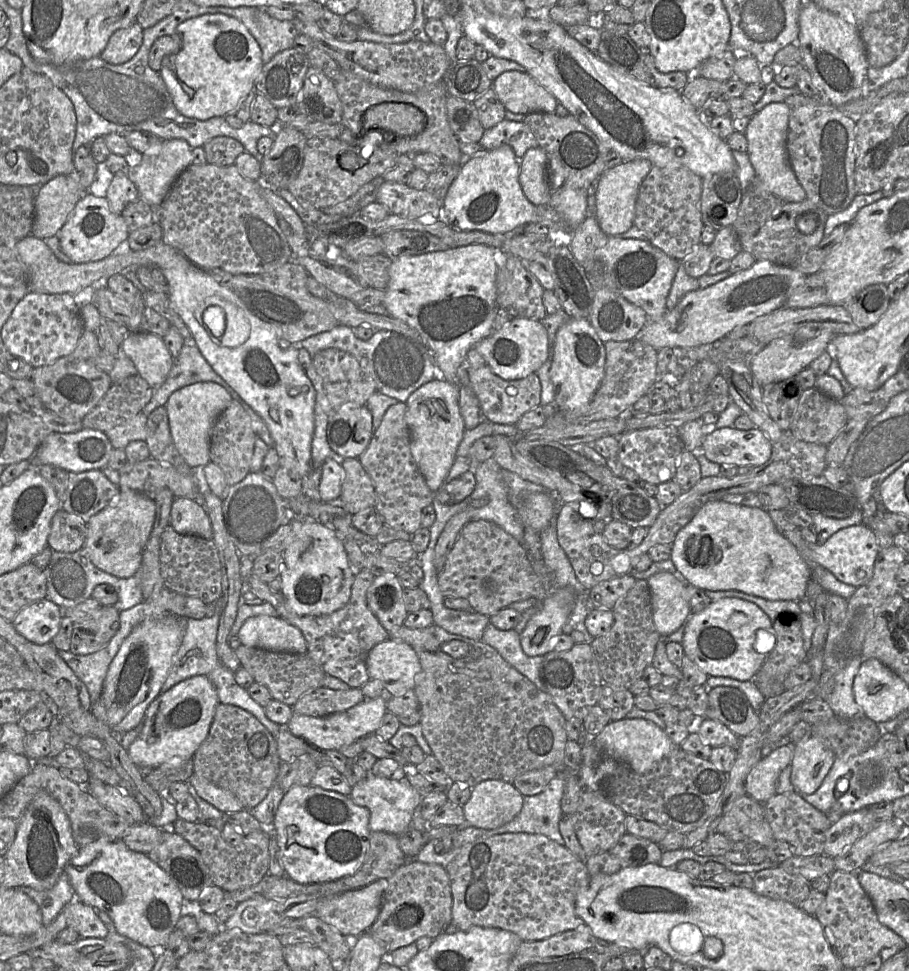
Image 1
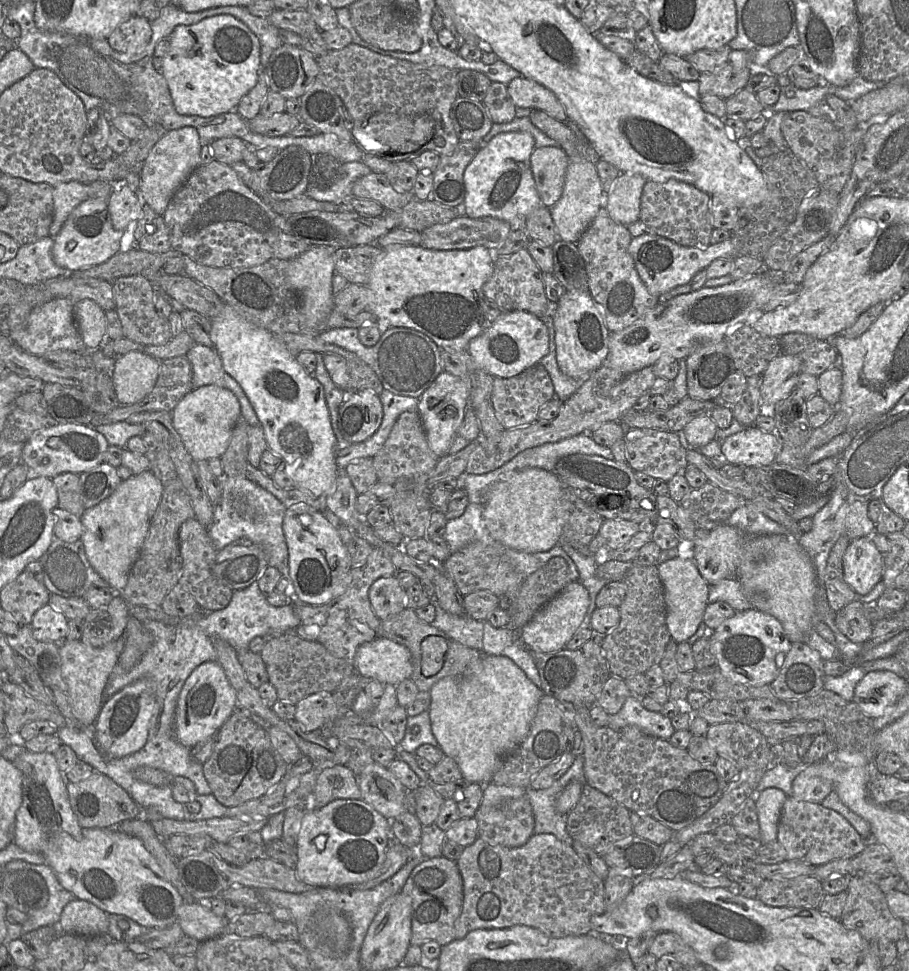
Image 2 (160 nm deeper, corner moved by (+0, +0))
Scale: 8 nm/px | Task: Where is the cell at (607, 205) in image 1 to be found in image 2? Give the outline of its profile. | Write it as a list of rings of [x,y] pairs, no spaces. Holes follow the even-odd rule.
[[[621,173],[608,192],[606,209],[612,220],[629,225],[639,220],[643,187],[647,179],[640,174]]]

